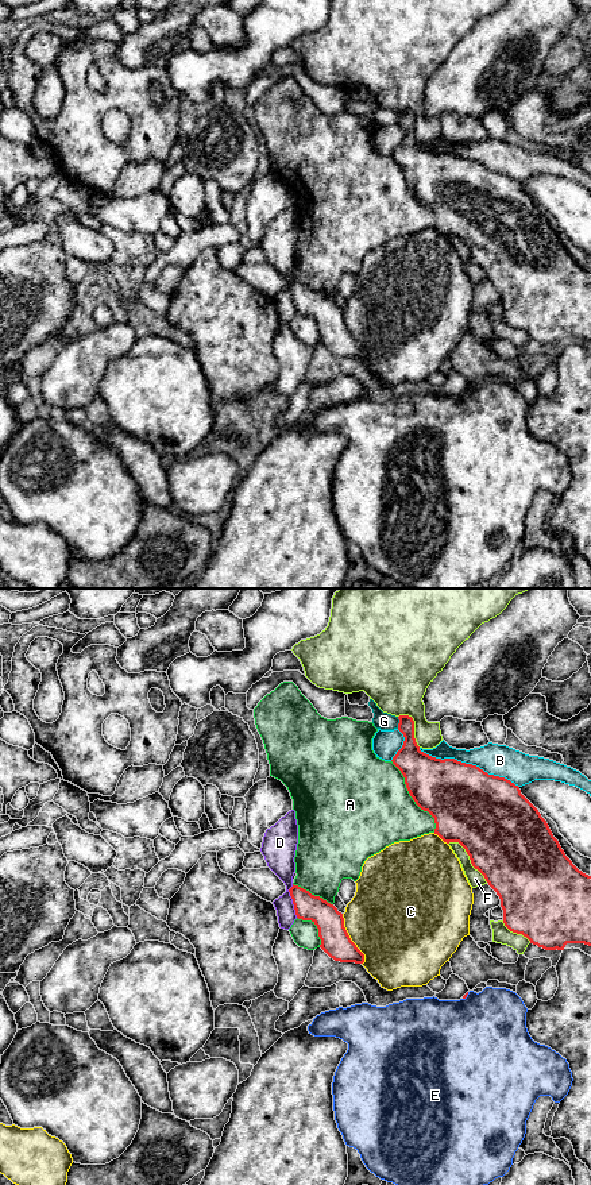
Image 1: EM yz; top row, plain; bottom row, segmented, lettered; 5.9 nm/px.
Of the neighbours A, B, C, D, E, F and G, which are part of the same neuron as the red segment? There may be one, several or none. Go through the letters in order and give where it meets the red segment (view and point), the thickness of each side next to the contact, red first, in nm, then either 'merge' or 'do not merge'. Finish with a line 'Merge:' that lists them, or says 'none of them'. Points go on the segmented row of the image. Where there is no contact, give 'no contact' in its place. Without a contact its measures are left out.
A: yz (412, 796) | 380/480 nm | do not merge
B: yz (468, 764) | 440/190 nm | do not merge
C: yz (350, 940) | 180/480 nm | do not merge
D: yz (293, 900) | 160/160 nm | do not merge
E: yz (466, 996) | 20/480 nm | do not merge
F: yz (470, 859) | 500/90 nm | do not merge
G: yz (400, 722) | 170/110 nm | do not merge
Merge: none of them

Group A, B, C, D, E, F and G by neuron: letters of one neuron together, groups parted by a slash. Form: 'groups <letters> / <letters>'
groups A / B / C / D / E / F / G

